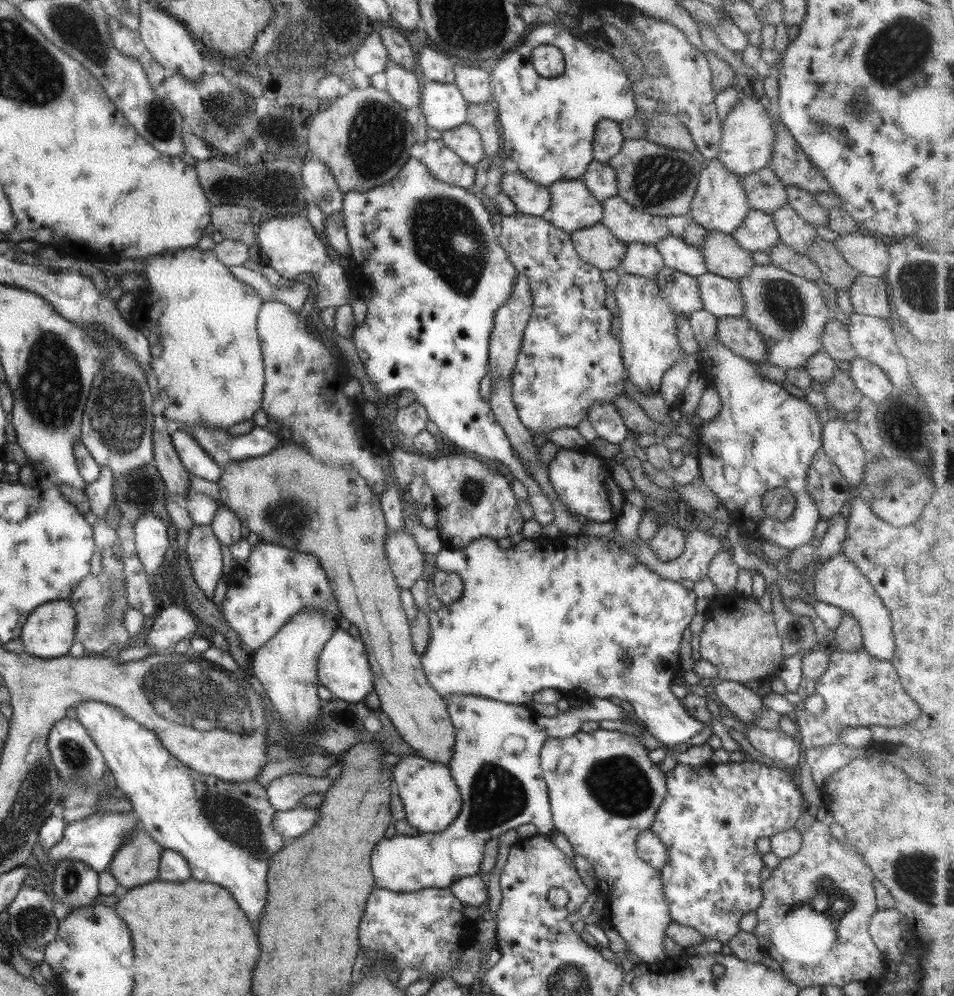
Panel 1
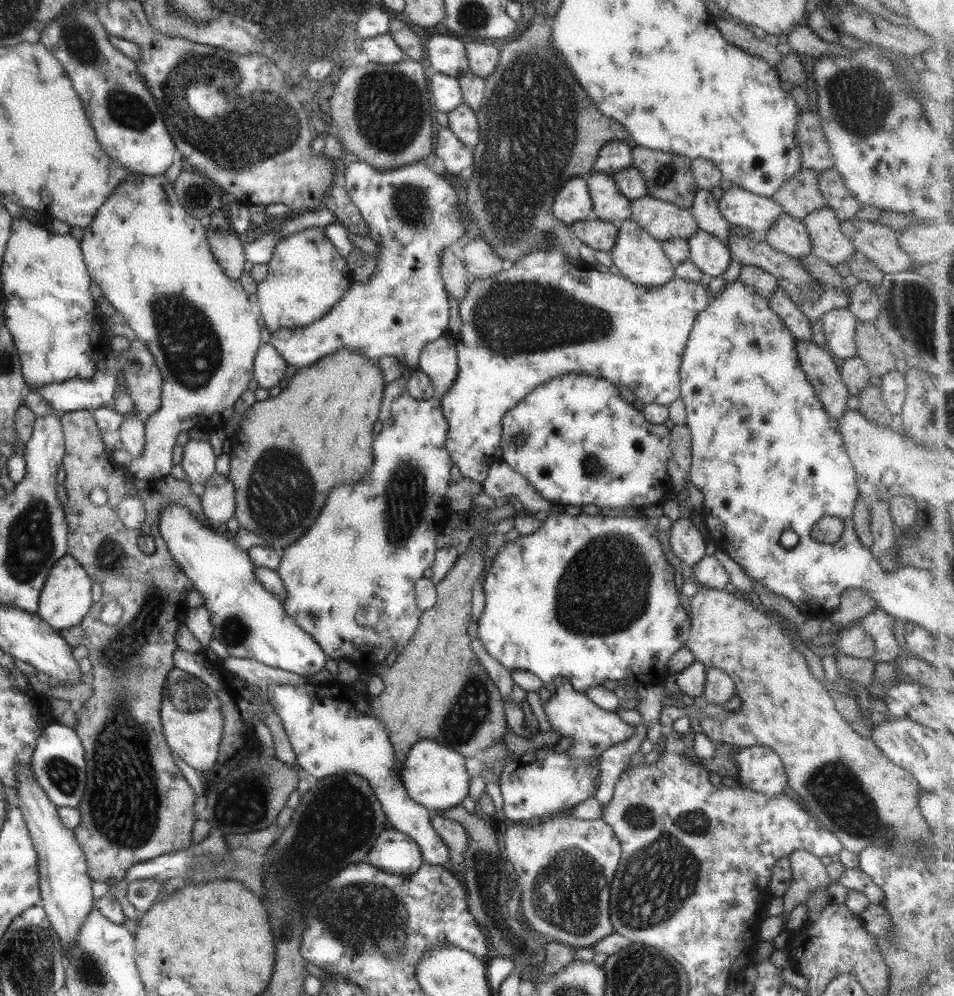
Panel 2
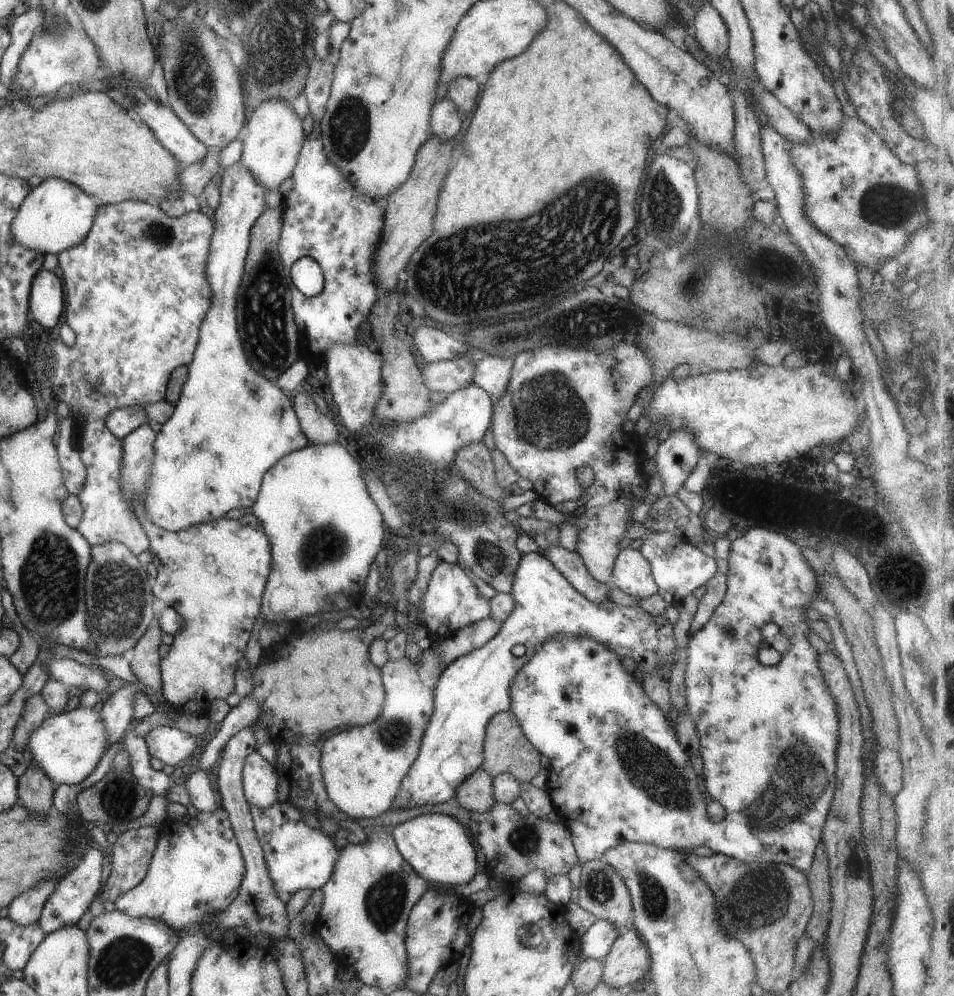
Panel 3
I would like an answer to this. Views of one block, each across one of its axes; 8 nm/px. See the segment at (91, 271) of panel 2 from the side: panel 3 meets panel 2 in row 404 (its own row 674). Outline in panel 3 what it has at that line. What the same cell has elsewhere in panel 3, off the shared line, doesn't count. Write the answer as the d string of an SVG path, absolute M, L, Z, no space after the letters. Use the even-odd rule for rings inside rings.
M244 514L237 519L226 519L223 517L216 518L206 523L196 524L181 529L180 531L166 531L158 526L155 526L149 518L141 520L142 529L148 536L149 551L156 555L160 563L156 566L156 577L152 583L152 594L162 601L166 602L166 605L176 610L183 619L182 629L172 637L172 641L169 644L169 650L167 656L160 660L160 692L165 703L176 713L192 713L207 715L209 705L217 699L224 700L229 694L234 692L233 690L233 673L236 671L235 664L243 657L243 650L245 644L251 634L251 628L253 623L257 619L260 602L262 599L263 589L266 583L267 575L270 571L271 555L270 555L270 542L259 522L258 518L255 518L253 514Z

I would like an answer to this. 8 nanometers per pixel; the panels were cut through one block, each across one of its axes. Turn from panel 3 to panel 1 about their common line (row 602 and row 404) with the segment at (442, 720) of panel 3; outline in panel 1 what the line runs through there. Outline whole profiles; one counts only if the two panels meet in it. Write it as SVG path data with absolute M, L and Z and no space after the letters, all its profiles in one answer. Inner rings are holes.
M517 211L496 220L497 243L516 272L527 277L532 298L532 311L509 380L518 419L527 430L539 434L559 427L575 428L581 420L588 418L587 411L594 402L613 406L615 396L624 393L628 379L619 337L611 334L611 319L615 313L603 305L605 284L599 277L598 268L578 258L570 235L549 222Z

